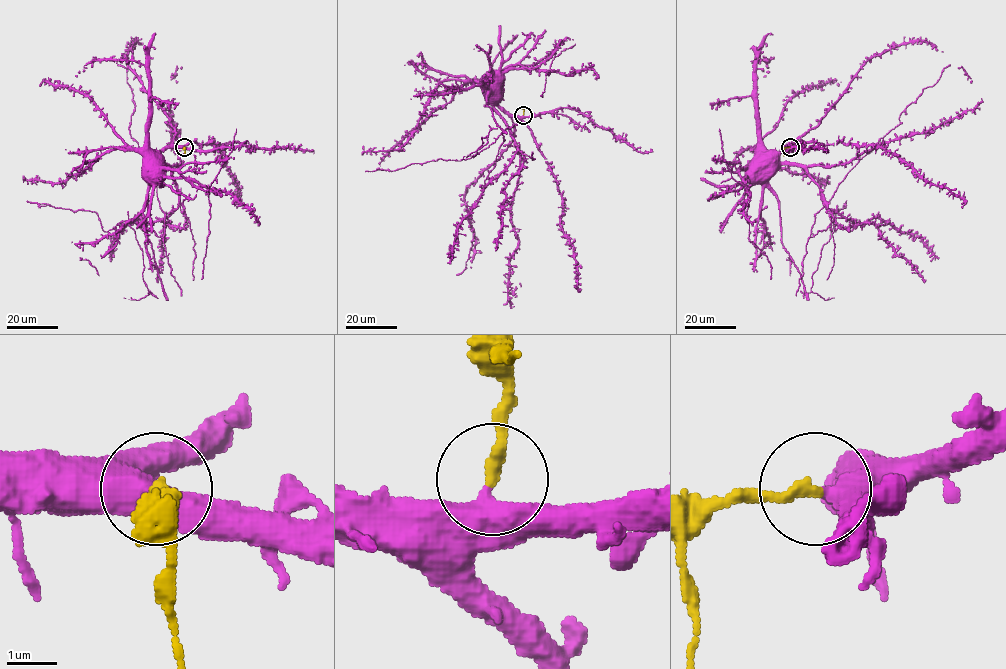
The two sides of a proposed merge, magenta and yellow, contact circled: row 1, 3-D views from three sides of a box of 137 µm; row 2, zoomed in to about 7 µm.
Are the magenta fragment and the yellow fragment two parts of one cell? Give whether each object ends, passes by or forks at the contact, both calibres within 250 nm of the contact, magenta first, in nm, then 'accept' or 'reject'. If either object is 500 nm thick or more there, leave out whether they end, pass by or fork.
calibres 550 and 240 nm; reject

